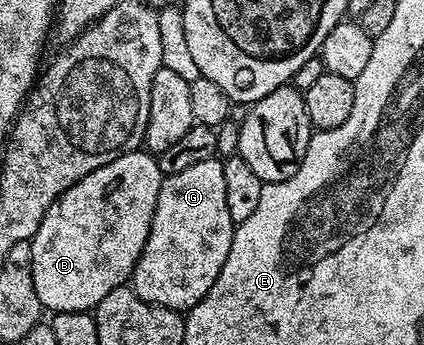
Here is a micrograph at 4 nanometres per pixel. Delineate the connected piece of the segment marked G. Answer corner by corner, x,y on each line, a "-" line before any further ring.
219,158
198,161
198,165
190,165
190,169
182,169
182,173
164,176
162,189
158,189
158,205
154,209
154,221
150,225
150,235
146,237
146,245
132,270
130,280
132,290
138,293
138,297
142,297
142,301
150,301
154,305
165,307
171,311
181,313
191,311
194,305
198,305
198,301
202,301
202,297
206,297
206,293
210,293
214,281
218,281
218,273
222,273
222,265
226,265
226,257
230,254
233,230
234,224
230,217
230,208
226,205
226,173
224,172
223,162

